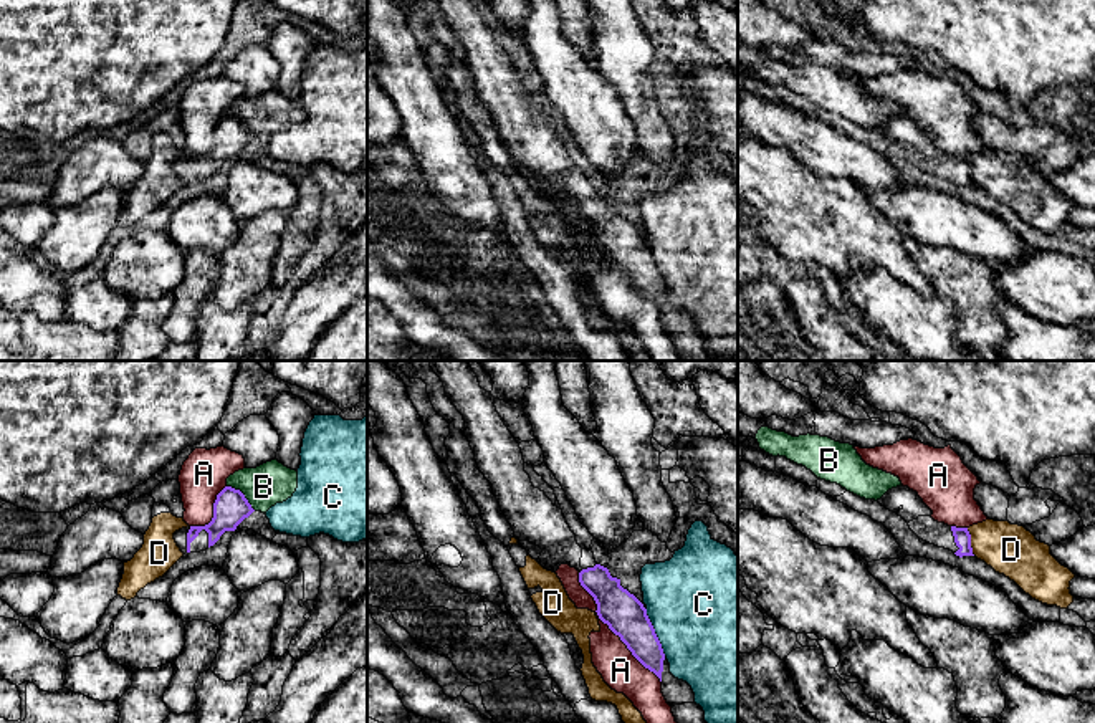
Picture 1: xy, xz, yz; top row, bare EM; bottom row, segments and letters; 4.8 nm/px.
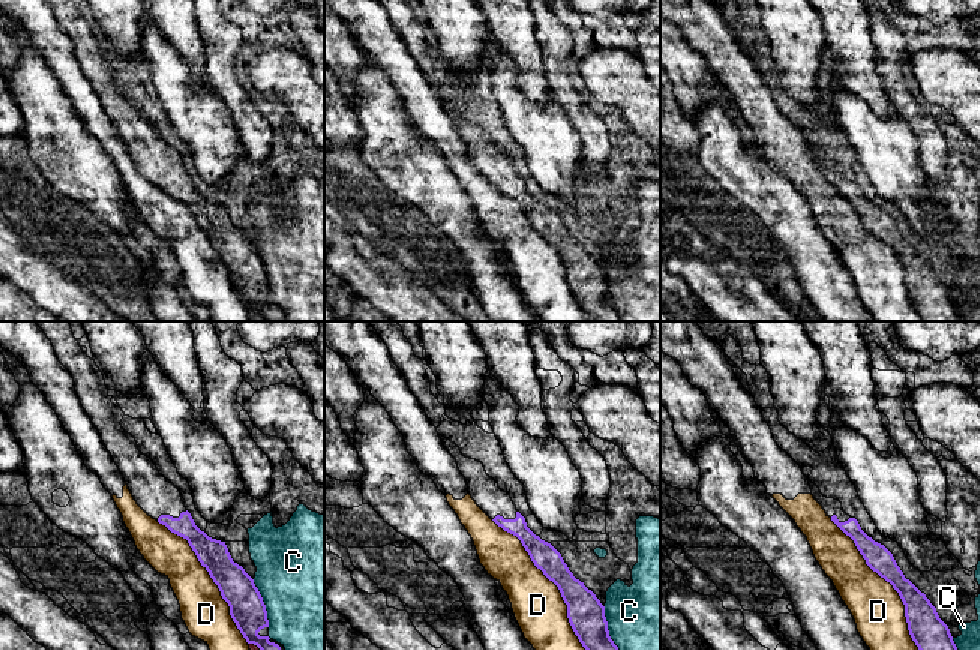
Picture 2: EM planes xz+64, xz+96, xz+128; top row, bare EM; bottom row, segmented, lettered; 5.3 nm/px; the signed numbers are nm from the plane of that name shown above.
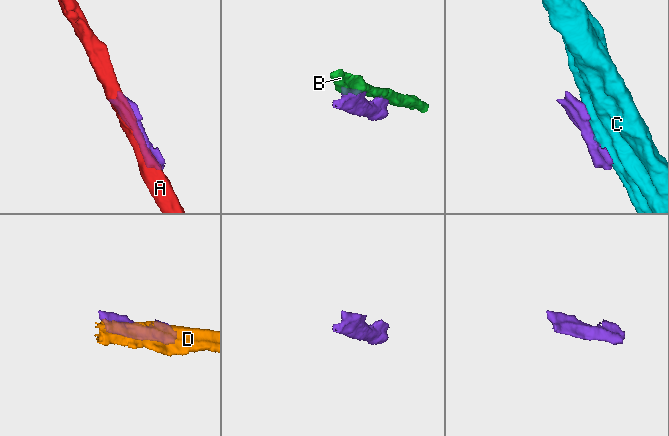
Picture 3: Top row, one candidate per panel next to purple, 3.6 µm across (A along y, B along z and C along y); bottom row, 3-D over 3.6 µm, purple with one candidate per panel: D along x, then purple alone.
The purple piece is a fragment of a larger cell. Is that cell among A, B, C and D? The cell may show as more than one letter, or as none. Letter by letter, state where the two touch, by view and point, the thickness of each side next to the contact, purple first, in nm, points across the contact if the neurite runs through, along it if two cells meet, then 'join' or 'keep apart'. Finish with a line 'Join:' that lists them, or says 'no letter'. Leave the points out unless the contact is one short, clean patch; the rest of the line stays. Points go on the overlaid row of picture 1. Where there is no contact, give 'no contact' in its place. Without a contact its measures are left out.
A: meets purple in xz at (611, 629); 200 nm thick on the purple side, 190 nm on the other; keep apart
B: meets purple in xy at (243, 495); 170 nm thick on the purple side, 200 nm on the other; keep apart
C: meets purple in xz at (654, 632); 200 nm thick on the purple side, 480 nm on the other; keep apart
D: meets purple in yz at (970, 541); 80 nm thick on the purple side, 240 nm on the other; keep apart
Join: no letter

